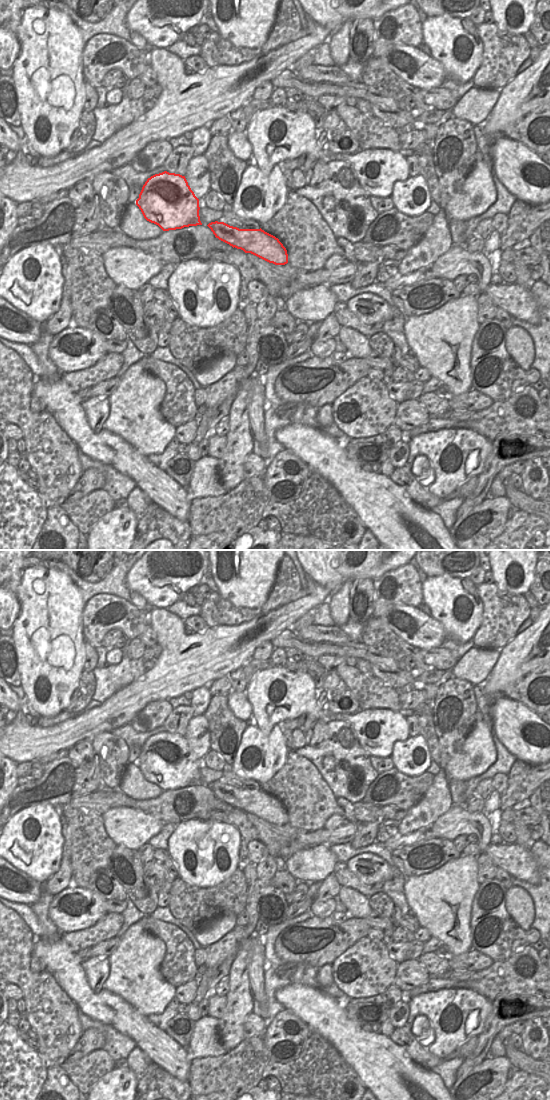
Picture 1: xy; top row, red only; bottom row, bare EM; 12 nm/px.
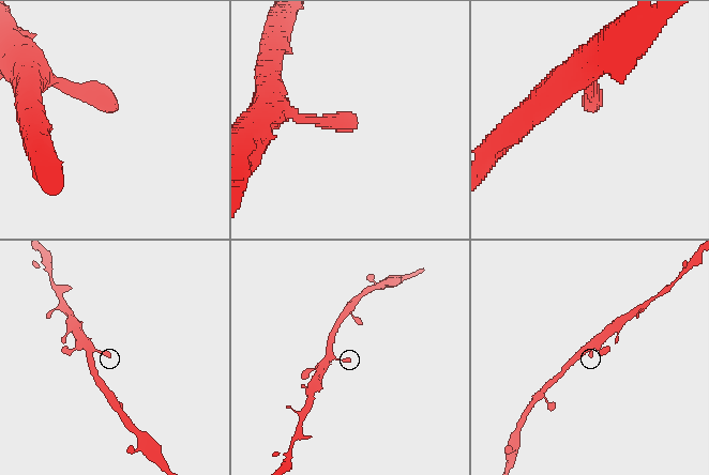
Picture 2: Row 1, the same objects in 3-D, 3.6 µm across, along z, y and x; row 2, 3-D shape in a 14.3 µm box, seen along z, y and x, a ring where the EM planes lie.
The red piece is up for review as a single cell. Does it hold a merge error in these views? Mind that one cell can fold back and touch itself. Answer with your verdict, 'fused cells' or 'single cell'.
single cell

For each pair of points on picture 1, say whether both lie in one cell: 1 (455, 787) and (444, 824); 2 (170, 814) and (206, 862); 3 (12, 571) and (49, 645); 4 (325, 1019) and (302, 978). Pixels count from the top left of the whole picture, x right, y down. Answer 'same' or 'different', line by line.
1: different
2: different
3: different
4: different

